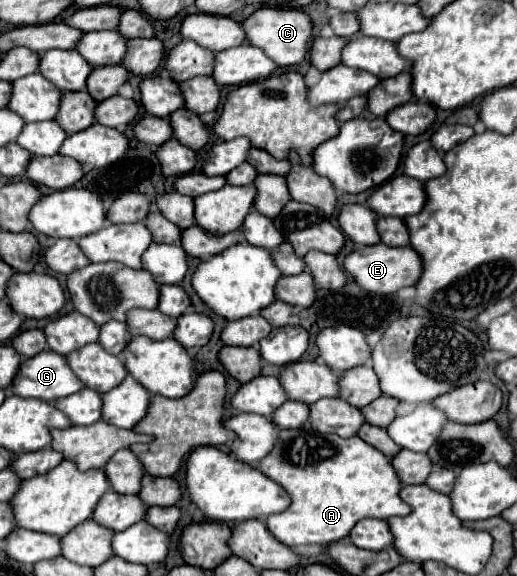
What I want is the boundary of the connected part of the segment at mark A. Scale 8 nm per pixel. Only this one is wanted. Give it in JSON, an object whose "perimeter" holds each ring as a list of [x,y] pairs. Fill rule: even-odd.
{"perimeter":[[[311,428],[279,430],[273,450],[257,464],[257,470],[263,472],[267,478],[275,480],[291,496],[291,504],[287,510],[265,518],[267,530],[289,548],[305,544],[327,546],[335,540],[345,538],[351,532],[351,528],[363,518],[387,520],[393,516],[407,516],[407,512],[411,512],[407,504],[399,500],[401,482],[397,480],[395,470],[391,468],[391,460],[379,454],[379,450],[371,448],[367,442],[359,440],[359,436],[339,438],[335,434],[321,434]]]}

